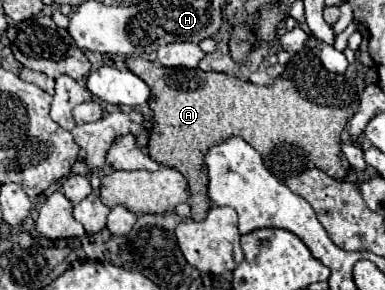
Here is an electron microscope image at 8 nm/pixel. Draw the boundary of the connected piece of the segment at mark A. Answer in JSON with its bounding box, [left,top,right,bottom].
[125,48,359,220]

